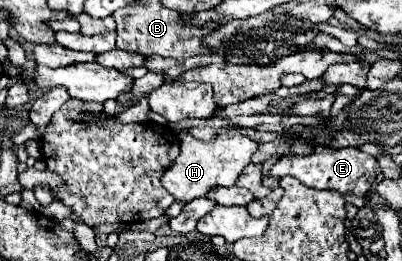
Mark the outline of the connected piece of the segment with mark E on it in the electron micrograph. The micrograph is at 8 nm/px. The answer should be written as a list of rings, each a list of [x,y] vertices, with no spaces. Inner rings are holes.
[[[329,146],[315,150],[309,156],[283,156],[269,170],[269,174],[275,178],[293,176],[315,190],[337,190],[339,194],[351,192],[355,196],[365,196],[379,172],[381,172],[381,168],[379,168],[379,162],[375,156],[365,154],[359,148],[329,148]]]

